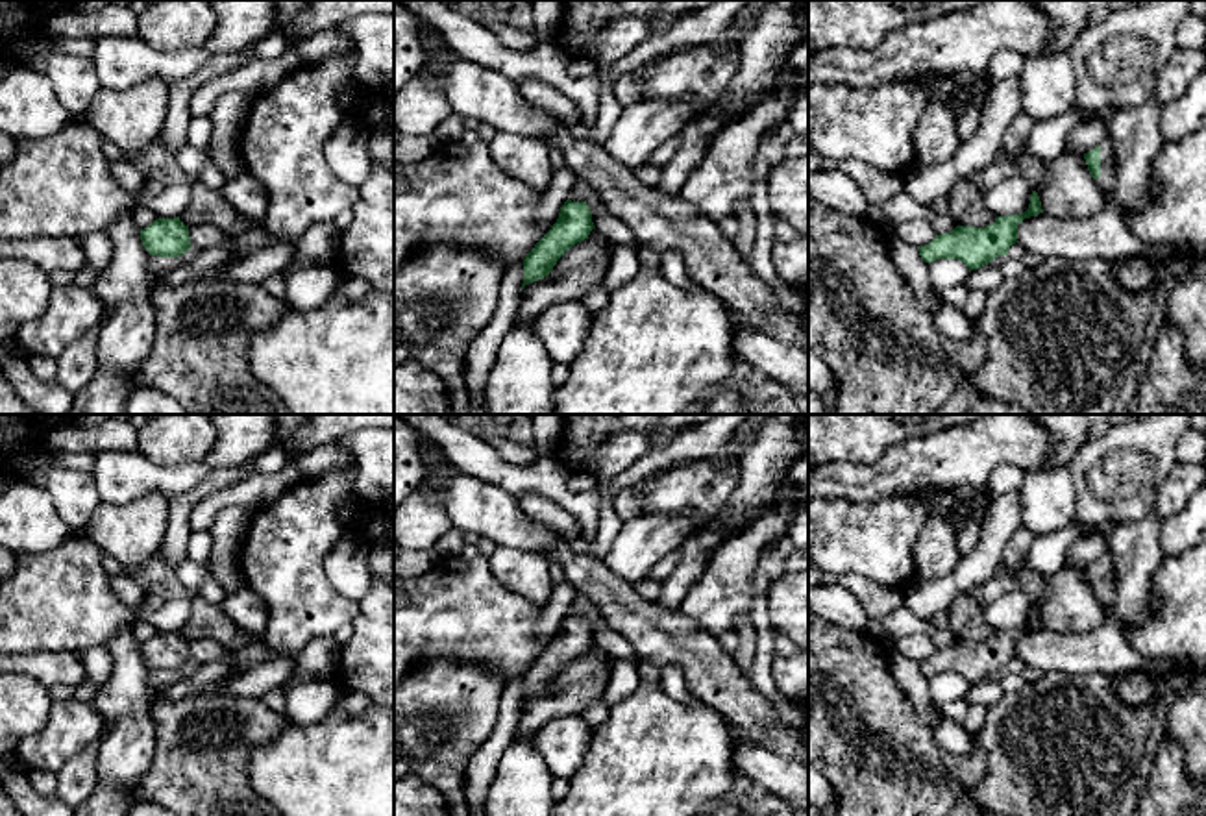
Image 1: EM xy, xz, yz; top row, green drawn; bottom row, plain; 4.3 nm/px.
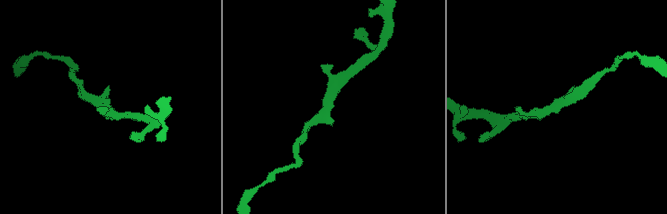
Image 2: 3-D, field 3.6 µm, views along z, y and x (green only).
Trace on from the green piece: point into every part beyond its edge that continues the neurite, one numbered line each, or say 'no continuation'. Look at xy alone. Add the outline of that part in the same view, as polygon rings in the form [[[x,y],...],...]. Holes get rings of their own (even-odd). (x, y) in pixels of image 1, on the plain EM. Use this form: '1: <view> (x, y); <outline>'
no continuation

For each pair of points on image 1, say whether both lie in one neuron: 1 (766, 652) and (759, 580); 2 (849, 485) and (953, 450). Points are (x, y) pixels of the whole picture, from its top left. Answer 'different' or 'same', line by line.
1: same
2: same

